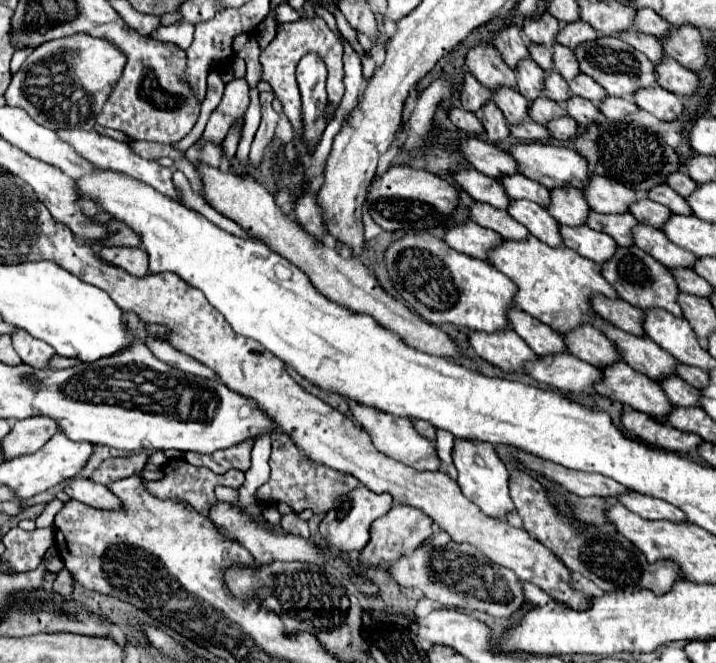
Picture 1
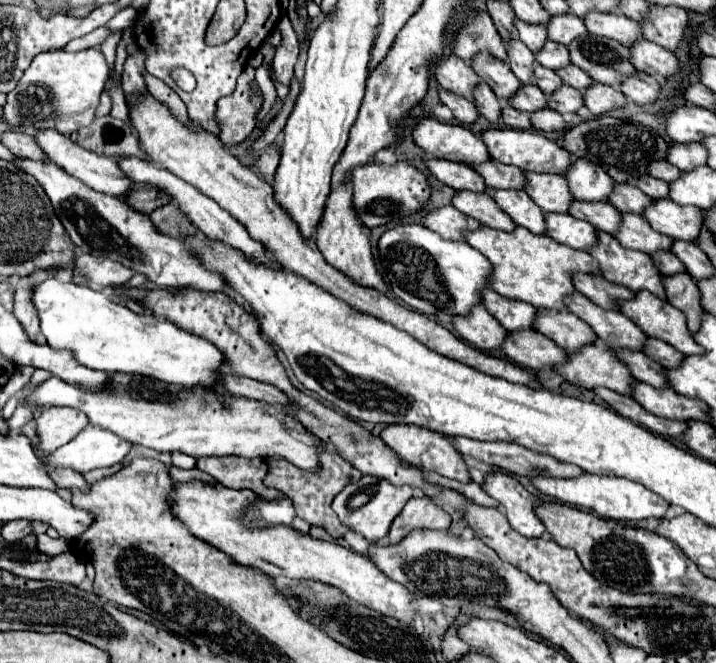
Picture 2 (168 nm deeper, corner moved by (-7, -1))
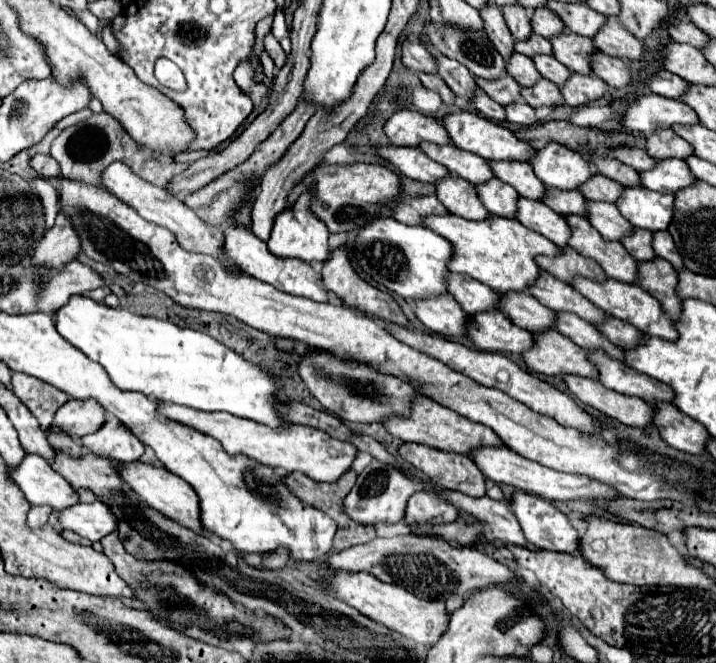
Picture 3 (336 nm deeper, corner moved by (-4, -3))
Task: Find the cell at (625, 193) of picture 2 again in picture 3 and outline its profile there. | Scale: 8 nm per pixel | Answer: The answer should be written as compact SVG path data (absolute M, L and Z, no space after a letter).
M593 175L585 185L581 185L581 193L589 201L605 201L605 203L617 203L617 199L623 193L623 185L617 185L613 179L605 175Z

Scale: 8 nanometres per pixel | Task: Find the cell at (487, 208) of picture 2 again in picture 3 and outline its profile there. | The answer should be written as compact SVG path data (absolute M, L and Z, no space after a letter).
M453 173L439 181L437 185L437 199L449 209L449 213L459 215L459 217L467 217L467 219L475 219L475 221L485 221L491 213L487 213L487 209L481 205L481 199L477 197L477 189L475 185L471 185L469 181L455 177Z

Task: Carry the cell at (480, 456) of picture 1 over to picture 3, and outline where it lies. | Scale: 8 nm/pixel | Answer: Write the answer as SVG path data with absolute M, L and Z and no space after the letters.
M513 491L509 505L515 511L515 517L523 529L525 539L539 547L539 549L547 549L547 551L563 551L563 553L573 553L579 545L579 533L577 529L569 523L569 519L553 507L553 503L541 499L541 497L533 497L529 493L521 493L521 491Z

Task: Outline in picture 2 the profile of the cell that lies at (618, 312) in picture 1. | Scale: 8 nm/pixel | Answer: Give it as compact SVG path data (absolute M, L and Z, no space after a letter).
M572 273L572 283L576 291L586 295L592 303L600 305L602 309L616 309L618 299L634 297L628 287L610 283L598 273Z

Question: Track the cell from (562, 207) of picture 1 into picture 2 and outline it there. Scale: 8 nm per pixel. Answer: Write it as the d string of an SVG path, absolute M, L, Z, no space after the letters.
M524 171L524 177L526 177L526 193L542 211L568 213L572 193L568 191L568 183L564 183L562 175Z

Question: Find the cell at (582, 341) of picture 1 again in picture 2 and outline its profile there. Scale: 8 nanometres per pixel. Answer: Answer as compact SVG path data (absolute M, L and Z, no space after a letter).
M538 309L534 327L538 333L552 339L558 347L572 353L578 351L582 345L594 343L596 335L580 317L572 315L570 311L548 311Z

